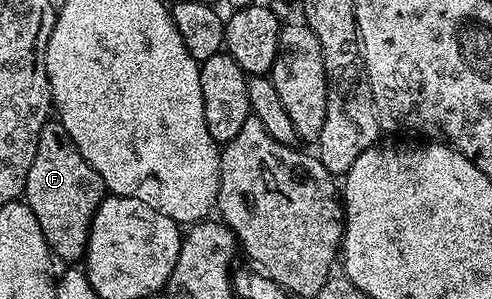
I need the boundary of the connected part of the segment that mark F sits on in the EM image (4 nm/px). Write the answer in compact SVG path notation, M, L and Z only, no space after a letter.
M50 118L38 134L38 146L34 150L34 162L30 162L30 170L26 174L22 199L30 206L30 210L34 210L34 218L38 218L38 226L42 226L42 234L57 261L83 261L84 252L88 248L92 219L105 195L104 179L92 169L86 158L82 158L82 150L74 146L74 138L70 138L66 126L62 126L59 119Z

